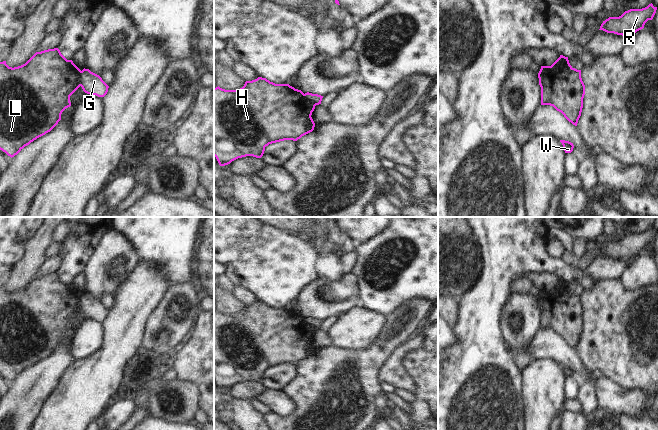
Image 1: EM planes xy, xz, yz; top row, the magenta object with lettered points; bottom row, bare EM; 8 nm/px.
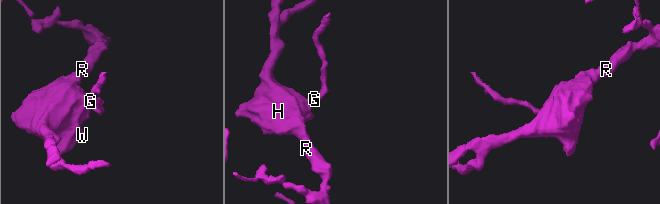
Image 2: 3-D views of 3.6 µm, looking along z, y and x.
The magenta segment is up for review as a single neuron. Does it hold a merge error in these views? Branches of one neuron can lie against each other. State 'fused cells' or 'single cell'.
fused cells

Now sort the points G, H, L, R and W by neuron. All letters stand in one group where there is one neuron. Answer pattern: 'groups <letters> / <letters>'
groups G / H L R W

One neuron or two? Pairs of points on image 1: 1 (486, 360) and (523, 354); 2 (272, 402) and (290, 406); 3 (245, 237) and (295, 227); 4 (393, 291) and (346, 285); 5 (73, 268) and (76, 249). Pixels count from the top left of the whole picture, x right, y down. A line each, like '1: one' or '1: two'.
1: two
2: one
3: two
4: two
5: one

